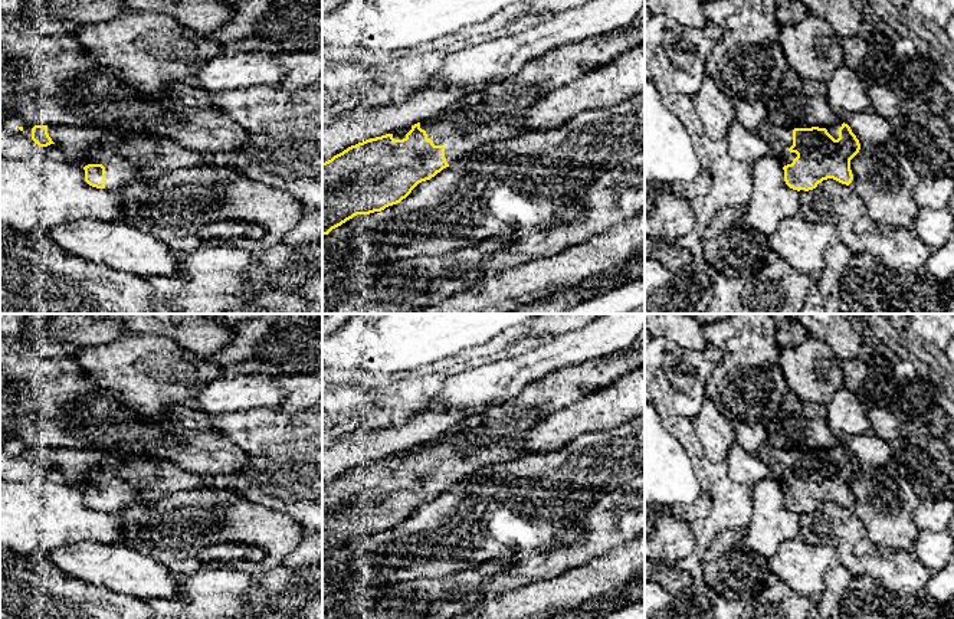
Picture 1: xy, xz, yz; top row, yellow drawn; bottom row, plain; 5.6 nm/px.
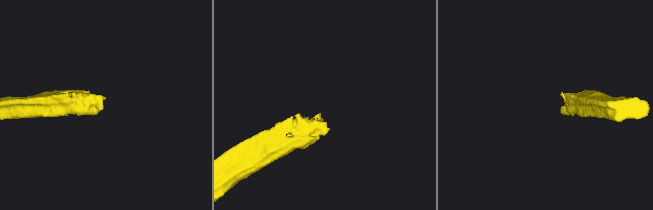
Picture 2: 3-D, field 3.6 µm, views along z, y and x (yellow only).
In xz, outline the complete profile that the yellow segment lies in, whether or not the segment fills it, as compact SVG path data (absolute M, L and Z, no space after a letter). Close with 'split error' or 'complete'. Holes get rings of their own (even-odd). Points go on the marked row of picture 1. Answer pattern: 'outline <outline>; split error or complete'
outline M645 6L623 27L555 49L525 65L515 75L492 82L401 131L348 147L322 163L322 236L357 214L381 212L400 203L422 181L430 180L458 158L486 141L521 135L522 114L555 88L612 63L645 42Z; split error

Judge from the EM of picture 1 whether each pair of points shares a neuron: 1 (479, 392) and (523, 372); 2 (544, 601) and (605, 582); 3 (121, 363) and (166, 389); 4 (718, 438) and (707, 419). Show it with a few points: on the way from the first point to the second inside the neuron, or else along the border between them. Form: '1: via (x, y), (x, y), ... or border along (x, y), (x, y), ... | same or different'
1: via (489, 385), (512, 374) | same
2: via (559, 595), (590, 582) | same
3: via (133, 370), (146, 372), (154, 377) | same
4: via (715, 434), (710, 423) | same

